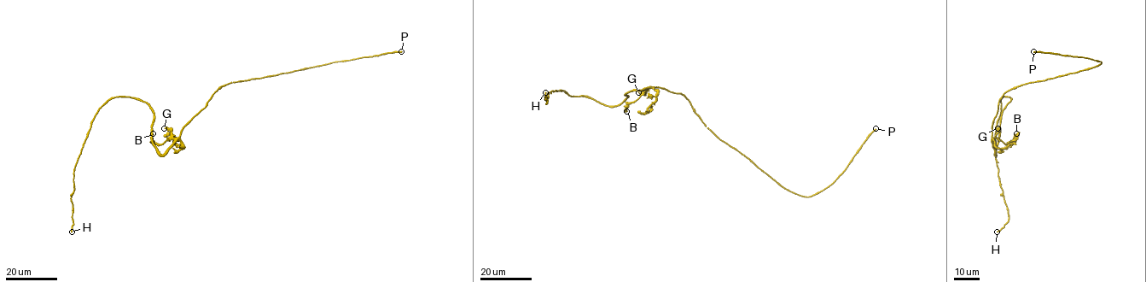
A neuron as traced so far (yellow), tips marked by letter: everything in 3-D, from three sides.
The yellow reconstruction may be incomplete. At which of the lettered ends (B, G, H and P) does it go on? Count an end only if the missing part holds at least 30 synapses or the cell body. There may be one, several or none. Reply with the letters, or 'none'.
P

